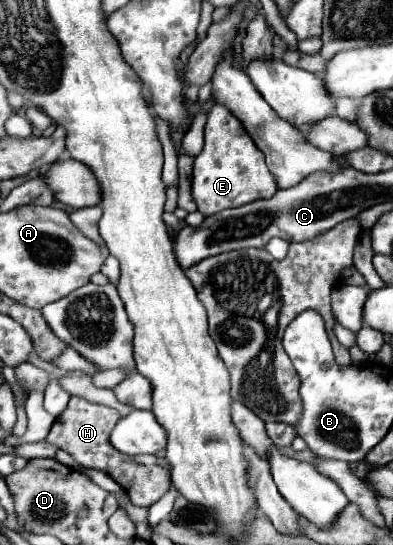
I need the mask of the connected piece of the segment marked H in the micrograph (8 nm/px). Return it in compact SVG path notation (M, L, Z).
M73 395L67 409L55 419L51 433L47 435L47 441L63 451L67 451L79 465L83 467L93 467L93 469L103 469L109 473L129 495L131 503L135 507L147 507L159 501L171 487L169 481L169 463L165 459L159 459L155 455L123 455L117 453L117 449L109 441L111 427L117 423L117 413L115 411L105 411L103 405L89 403L85 397Z

